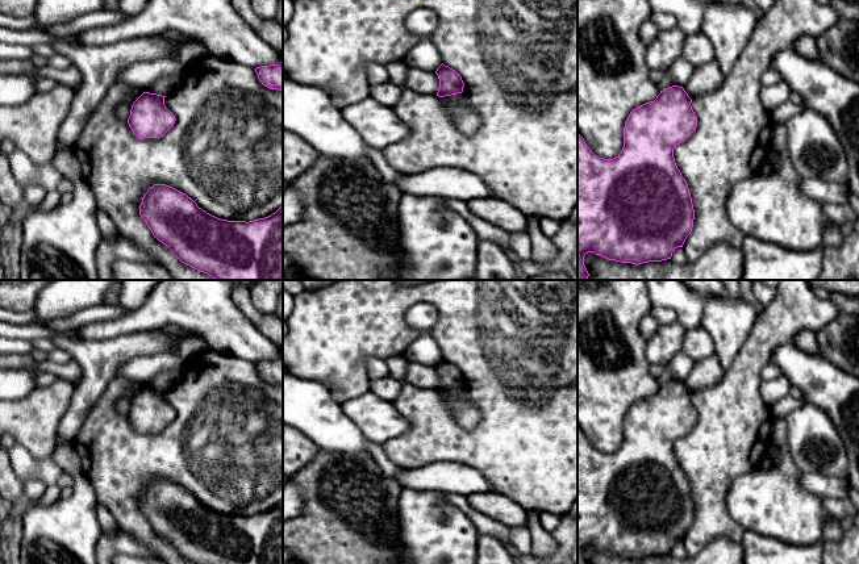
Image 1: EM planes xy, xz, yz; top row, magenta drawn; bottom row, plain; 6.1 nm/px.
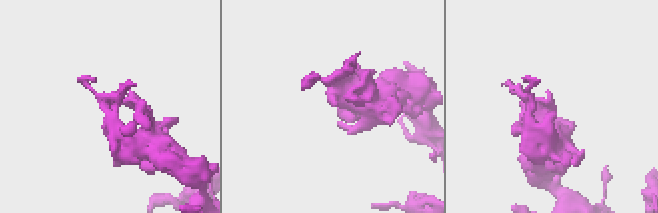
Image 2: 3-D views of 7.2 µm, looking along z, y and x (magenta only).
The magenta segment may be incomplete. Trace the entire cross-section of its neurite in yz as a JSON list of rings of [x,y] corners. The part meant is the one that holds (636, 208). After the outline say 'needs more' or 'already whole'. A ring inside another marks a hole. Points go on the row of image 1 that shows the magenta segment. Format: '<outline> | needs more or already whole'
[[[672,85],[660,91],[654,101],[633,109],[624,128],[624,147],[613,159],[595,155],[577,131],[577,280],[589,276],[584,266],[588,252],[638,266],[671,259],[672,252],[683,247],[693,227],[695,209],[688,184],[675,163],[674,149],[697,126],[691,103],[683,87]]] | already whole

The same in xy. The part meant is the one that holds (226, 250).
[[[154,184],[142,197],[139,216],[182,263],[214,280],[283,280],[283,206],[264,218],[228,221],[207,213],[185,193]]] | already whole

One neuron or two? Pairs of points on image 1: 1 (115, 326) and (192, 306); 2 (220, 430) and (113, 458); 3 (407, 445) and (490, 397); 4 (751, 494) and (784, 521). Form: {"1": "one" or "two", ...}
{"1": "one", "2": "one", "3": "one", "4": "one"}

